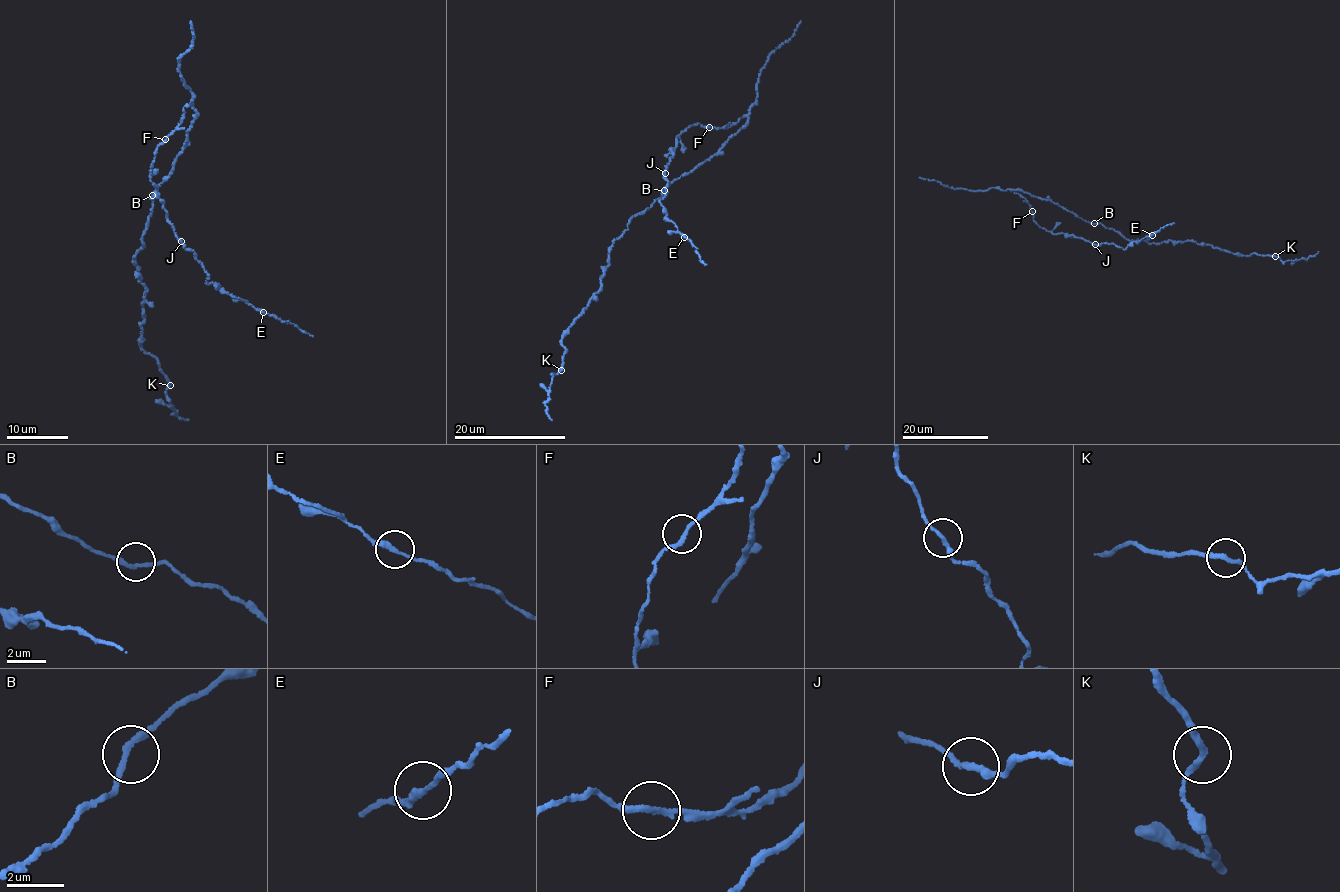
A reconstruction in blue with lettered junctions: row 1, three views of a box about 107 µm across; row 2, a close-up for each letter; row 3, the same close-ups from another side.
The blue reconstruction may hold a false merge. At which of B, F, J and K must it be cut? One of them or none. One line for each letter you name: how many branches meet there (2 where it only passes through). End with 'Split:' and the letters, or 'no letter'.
Split: no letter

